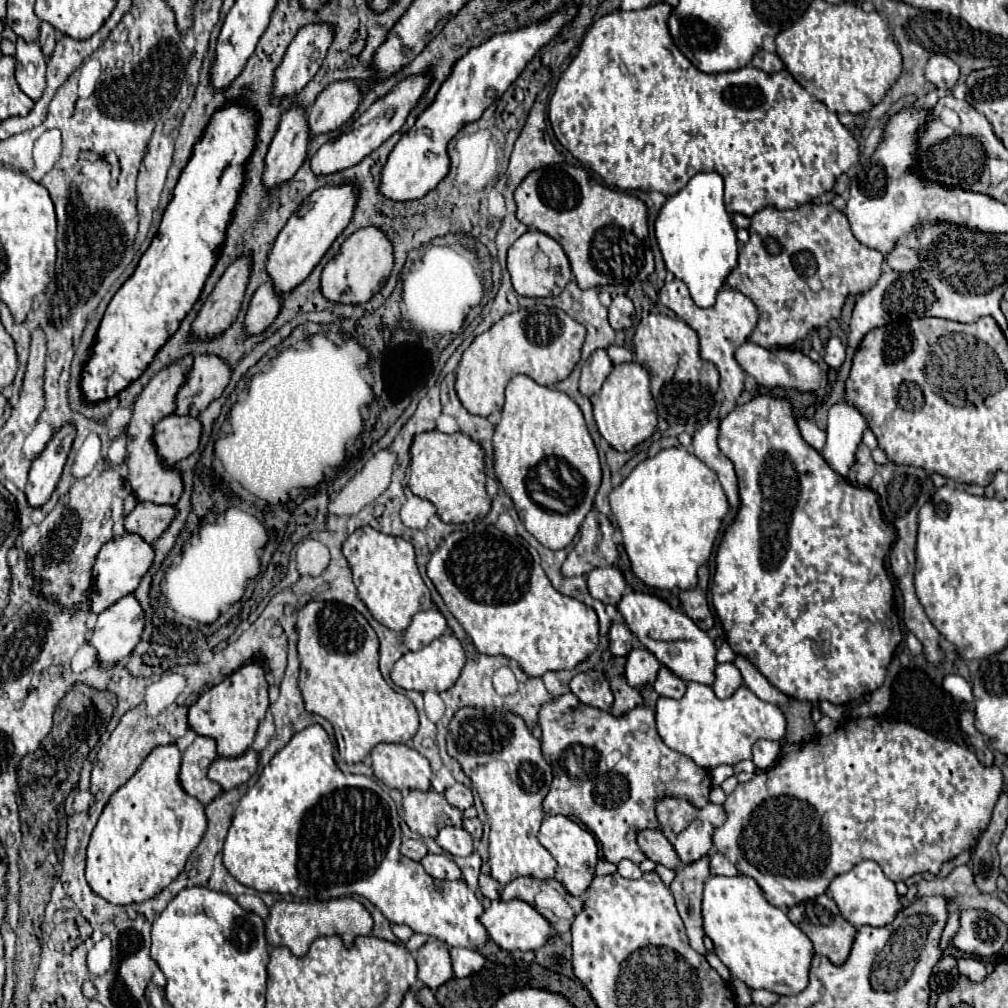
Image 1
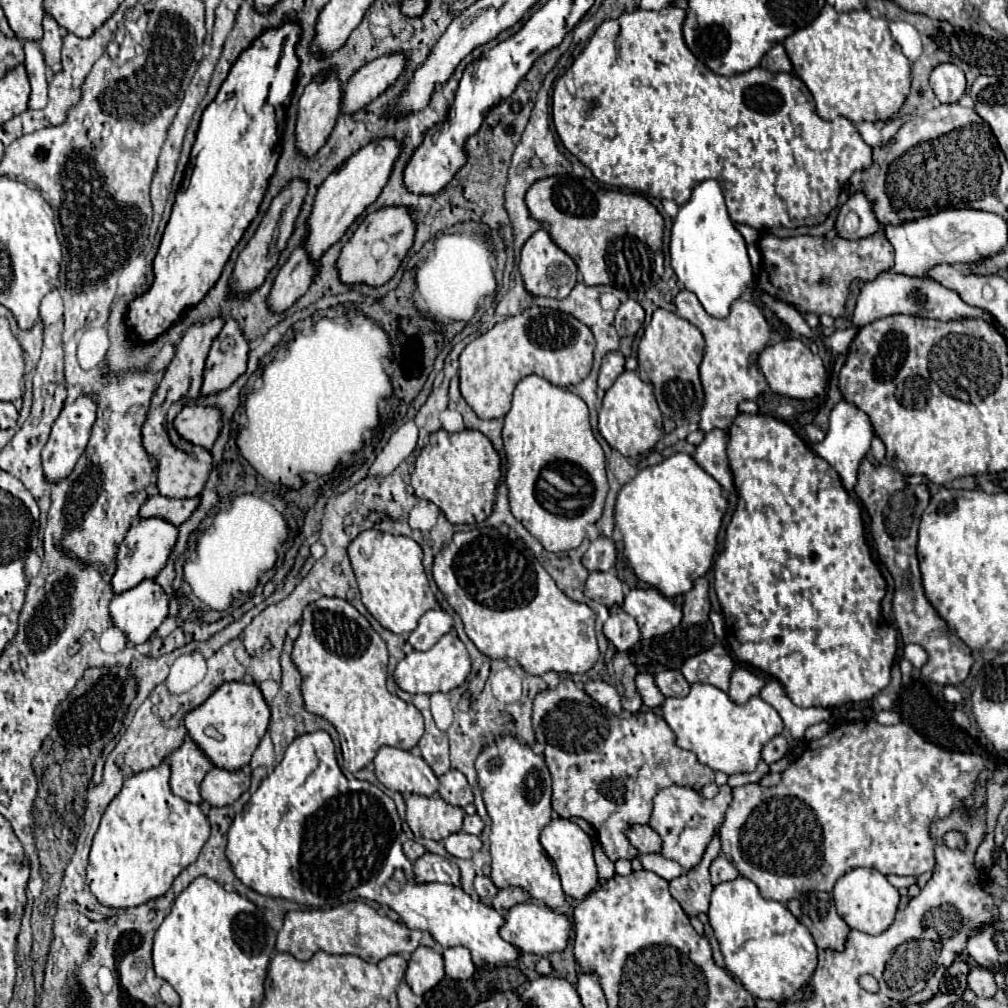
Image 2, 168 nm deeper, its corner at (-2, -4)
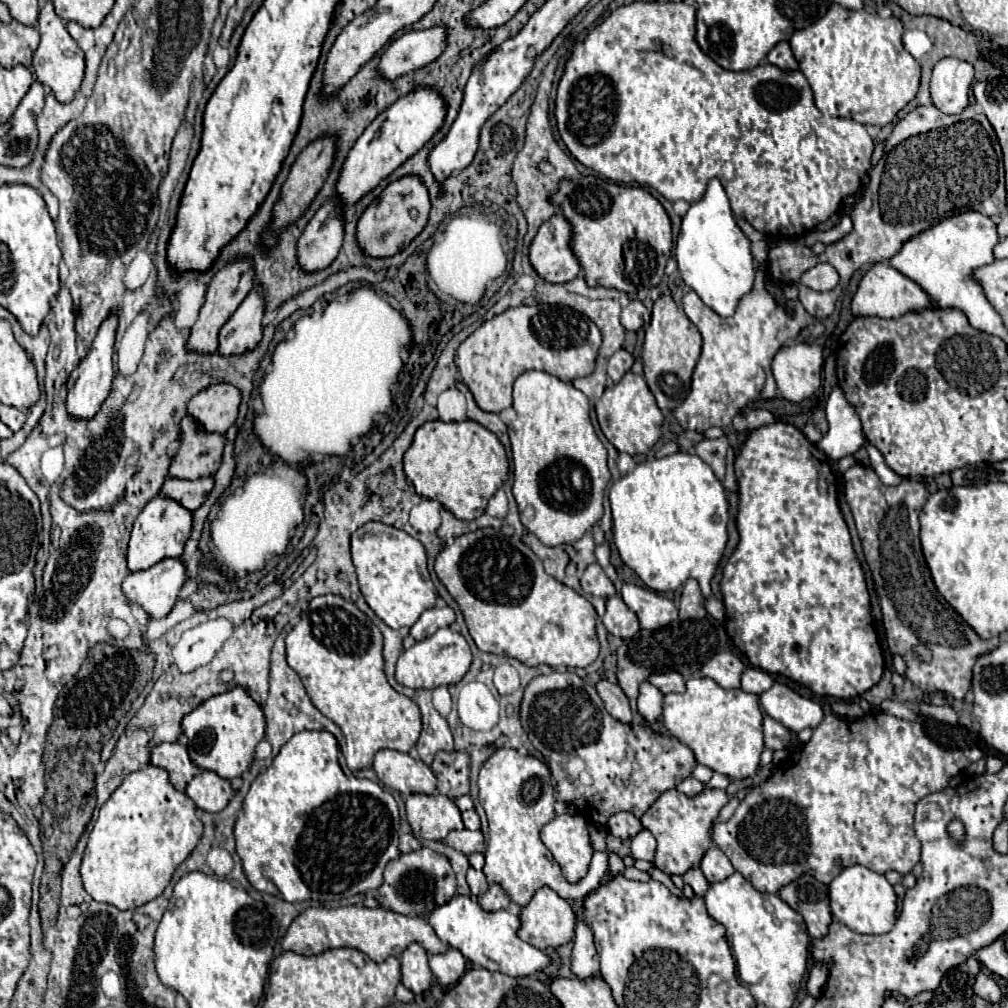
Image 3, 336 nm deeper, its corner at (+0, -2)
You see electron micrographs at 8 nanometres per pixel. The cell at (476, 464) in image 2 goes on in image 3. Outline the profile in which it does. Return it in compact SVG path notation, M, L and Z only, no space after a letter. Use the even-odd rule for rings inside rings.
M430 420L416 430L414 442L404 454L404 472L416 492L438 500L460 520L474 520L484 514L488 500L508 478L508 470L506 450L498 436L474 420Z

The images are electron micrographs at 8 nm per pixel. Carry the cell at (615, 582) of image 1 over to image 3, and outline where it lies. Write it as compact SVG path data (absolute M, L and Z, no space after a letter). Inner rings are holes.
M596 562L590 564L590 566L584 570L584 574L582 574L582 578L580 578L580 584L582 584L584 592L594 594L594 596L608 598L608 596L618 594L616 588L614 588L614 584L610 582L610 578L604 574L604 570L600 568L600 564L596 564Z

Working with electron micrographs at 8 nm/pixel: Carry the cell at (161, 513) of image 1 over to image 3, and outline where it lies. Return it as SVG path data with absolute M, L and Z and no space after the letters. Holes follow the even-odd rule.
M204 476L196 480L182 480L182 478L166 478L162 492L164 496L172 496L174 500L180 500L184 508L196 510L202 506L202 502L208 498L208 494L214 488L214 478Z

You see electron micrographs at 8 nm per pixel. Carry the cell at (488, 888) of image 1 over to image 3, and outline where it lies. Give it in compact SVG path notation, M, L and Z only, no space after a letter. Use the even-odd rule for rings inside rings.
M474 868L468 870L466 874L466 880L468 880L468 886L470 886L470 892L472 892L472 898L478 898L482 896L486 890L488 890L488 882L486 882L486 876Z

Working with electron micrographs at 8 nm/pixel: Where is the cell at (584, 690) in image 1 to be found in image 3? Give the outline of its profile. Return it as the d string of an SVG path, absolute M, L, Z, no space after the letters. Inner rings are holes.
M600 680L596 684L596 688L598 688L598 694L600 694L608 714L624 724L630 724L632 722L632 708L630 708L630 702L628 702L626 694L622 692L622 688L618 684L608 682L608 680Z

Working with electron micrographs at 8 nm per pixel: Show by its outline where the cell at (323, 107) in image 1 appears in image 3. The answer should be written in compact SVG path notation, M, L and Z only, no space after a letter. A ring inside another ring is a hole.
M432 26L426 30L412 30L394 40L380 58L380 72L394 80L434 62L446 50L448 28Z

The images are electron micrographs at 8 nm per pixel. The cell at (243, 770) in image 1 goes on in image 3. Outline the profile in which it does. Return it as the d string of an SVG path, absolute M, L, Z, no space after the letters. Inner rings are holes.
M202 770L186 786L186 796L204 812L220 812L234 796L230 782L216 772Z

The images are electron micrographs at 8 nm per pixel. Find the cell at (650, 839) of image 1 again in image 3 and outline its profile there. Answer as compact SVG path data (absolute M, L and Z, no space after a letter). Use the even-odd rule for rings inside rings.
M618 812L618 814L612 814L608 818L606 830L612 836L618 836L618 838L626 840L626 838L634 838L642 830L642 824L640 824L640 820L634 814L630 814L630 812Z

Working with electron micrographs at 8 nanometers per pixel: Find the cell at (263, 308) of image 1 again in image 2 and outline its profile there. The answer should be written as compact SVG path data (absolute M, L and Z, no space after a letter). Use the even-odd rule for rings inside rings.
M298 246L288 262L280 268L272 290L268 294L268 310L272 314L286 312L310 286L312 278L316 274L316 264L308 260L302 246Z

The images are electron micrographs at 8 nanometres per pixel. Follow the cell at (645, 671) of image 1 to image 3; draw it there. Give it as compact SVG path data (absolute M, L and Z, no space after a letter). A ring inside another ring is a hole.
M644 682L640 686L640 696L638 696L638 712L644 716L648 724L656 722L658 716L662 714L662 698L664 694L652 686L650 682Z

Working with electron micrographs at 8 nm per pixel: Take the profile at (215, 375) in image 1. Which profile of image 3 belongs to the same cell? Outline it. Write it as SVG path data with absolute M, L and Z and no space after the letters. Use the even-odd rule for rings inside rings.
M258 284L222 326L218 346L220 354L240 354L252 350L260 342L264 304L264 288Z

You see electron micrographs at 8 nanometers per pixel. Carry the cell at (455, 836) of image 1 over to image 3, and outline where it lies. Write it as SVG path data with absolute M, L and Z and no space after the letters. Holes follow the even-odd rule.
M452 830L446 840L444 840L450 848L470 856L474 852L484 852L484 836L480 830L472 832L472 830Z

